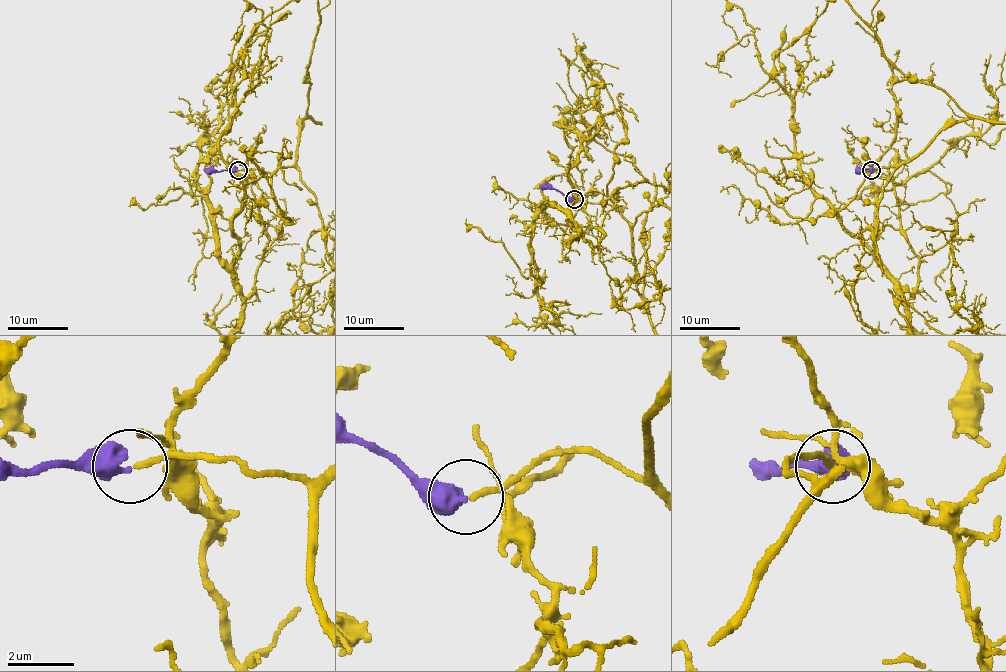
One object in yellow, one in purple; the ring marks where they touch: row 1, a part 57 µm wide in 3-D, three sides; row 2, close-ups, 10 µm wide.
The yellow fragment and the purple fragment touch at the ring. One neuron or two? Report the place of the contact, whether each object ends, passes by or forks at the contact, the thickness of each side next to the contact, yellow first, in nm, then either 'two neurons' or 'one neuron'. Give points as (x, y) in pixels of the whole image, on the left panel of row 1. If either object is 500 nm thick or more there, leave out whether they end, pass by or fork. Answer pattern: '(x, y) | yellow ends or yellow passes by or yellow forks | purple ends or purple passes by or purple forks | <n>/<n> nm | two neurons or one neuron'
(238, 170) | 120/500 nm | one neuron

